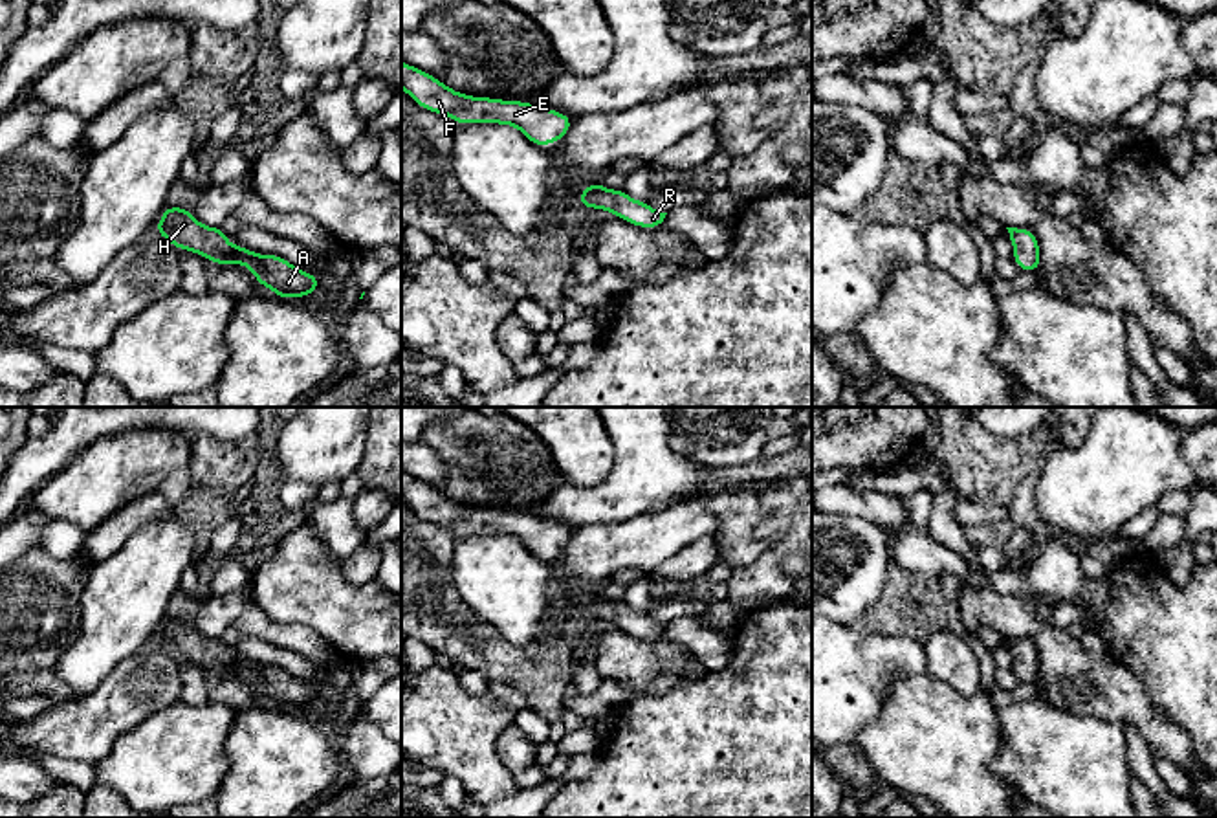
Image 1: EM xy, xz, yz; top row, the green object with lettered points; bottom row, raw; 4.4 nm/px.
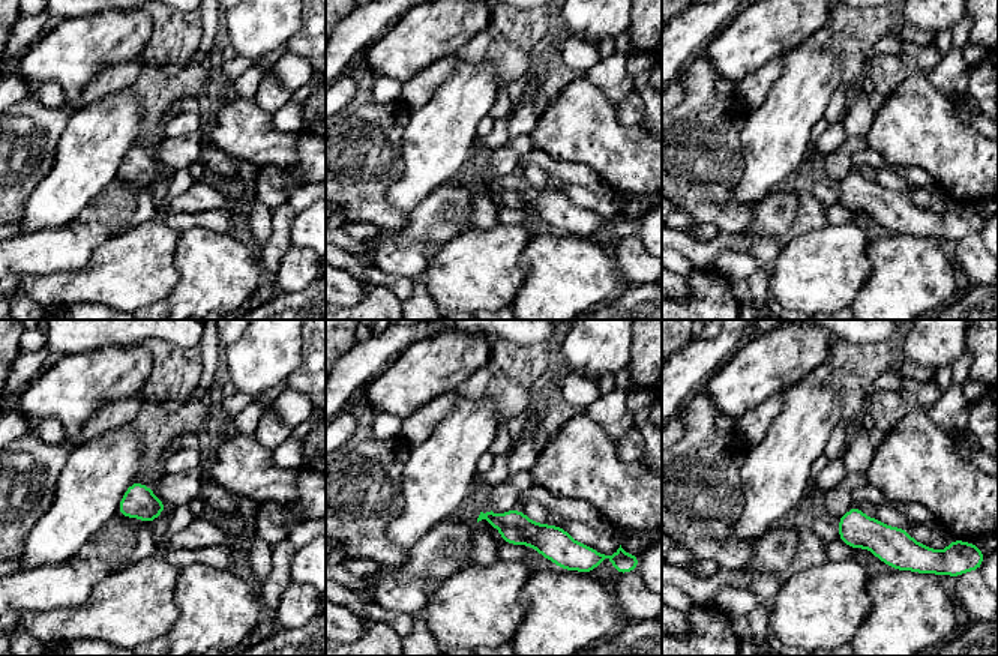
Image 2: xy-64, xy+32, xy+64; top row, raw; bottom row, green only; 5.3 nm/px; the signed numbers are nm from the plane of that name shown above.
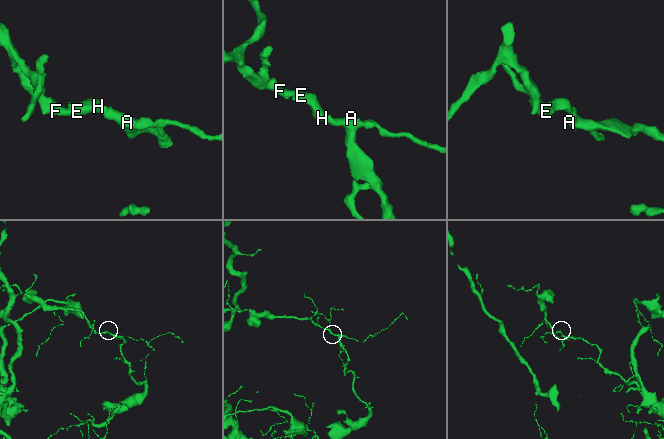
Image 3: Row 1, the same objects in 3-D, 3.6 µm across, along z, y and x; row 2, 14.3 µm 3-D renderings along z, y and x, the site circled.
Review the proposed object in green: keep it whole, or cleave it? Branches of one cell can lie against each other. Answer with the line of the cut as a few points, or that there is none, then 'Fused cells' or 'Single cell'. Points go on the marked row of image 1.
No split. Single cell

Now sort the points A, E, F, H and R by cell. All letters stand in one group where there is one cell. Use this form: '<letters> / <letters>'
A E F H R

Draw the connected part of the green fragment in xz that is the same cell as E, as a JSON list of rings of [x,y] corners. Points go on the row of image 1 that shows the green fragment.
[[[401,61],[401,88],[411,95],[411,99],[425,110],[442,114],[458,121],[460,125],[473,125],[475,121],[484,121],[486,125],[511,125],[519,128],[533,145],[546,147],[550,143],[561,141],[572,127],[572,117],[544,106],[530,105],[524,101],[502,101],[491,97],[471,97],[451,90],[442,81],[434,79],[431,73],[412,68]]]

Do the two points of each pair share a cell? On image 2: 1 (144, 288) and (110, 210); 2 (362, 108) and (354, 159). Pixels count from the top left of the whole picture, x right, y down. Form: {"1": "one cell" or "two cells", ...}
{"1": "two cells", "2": "one cell"}

